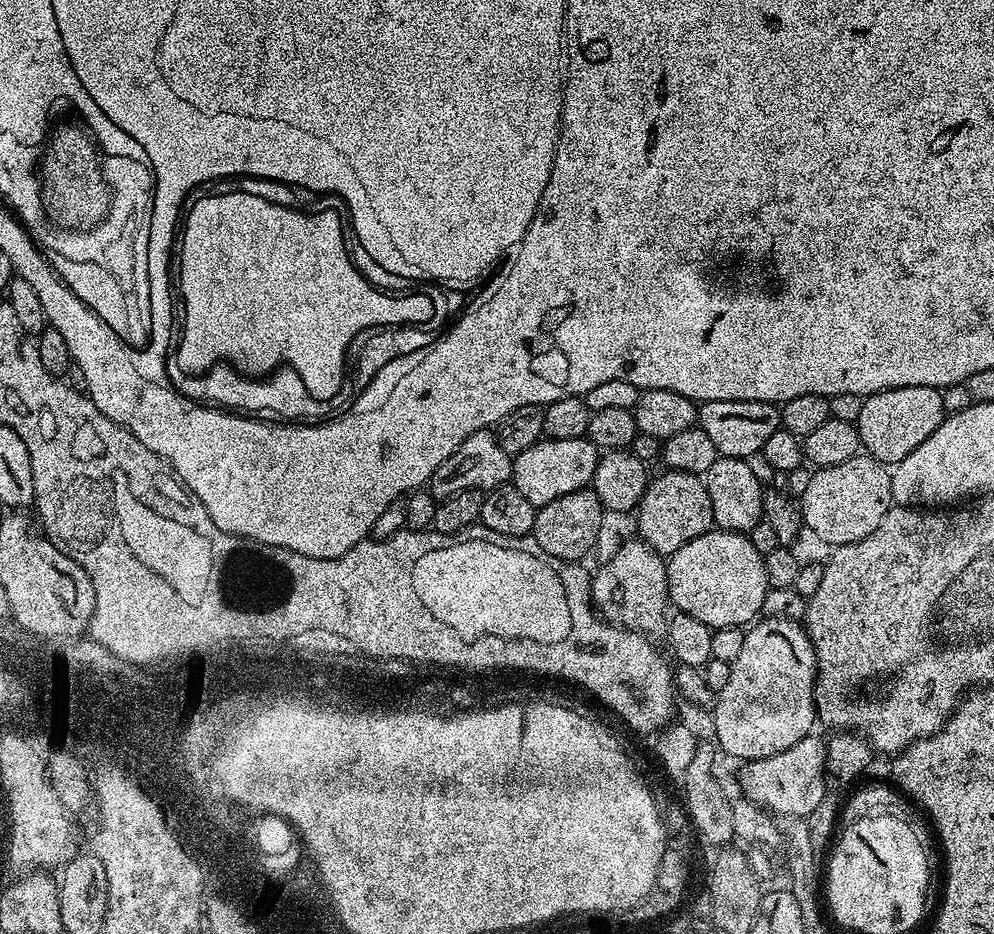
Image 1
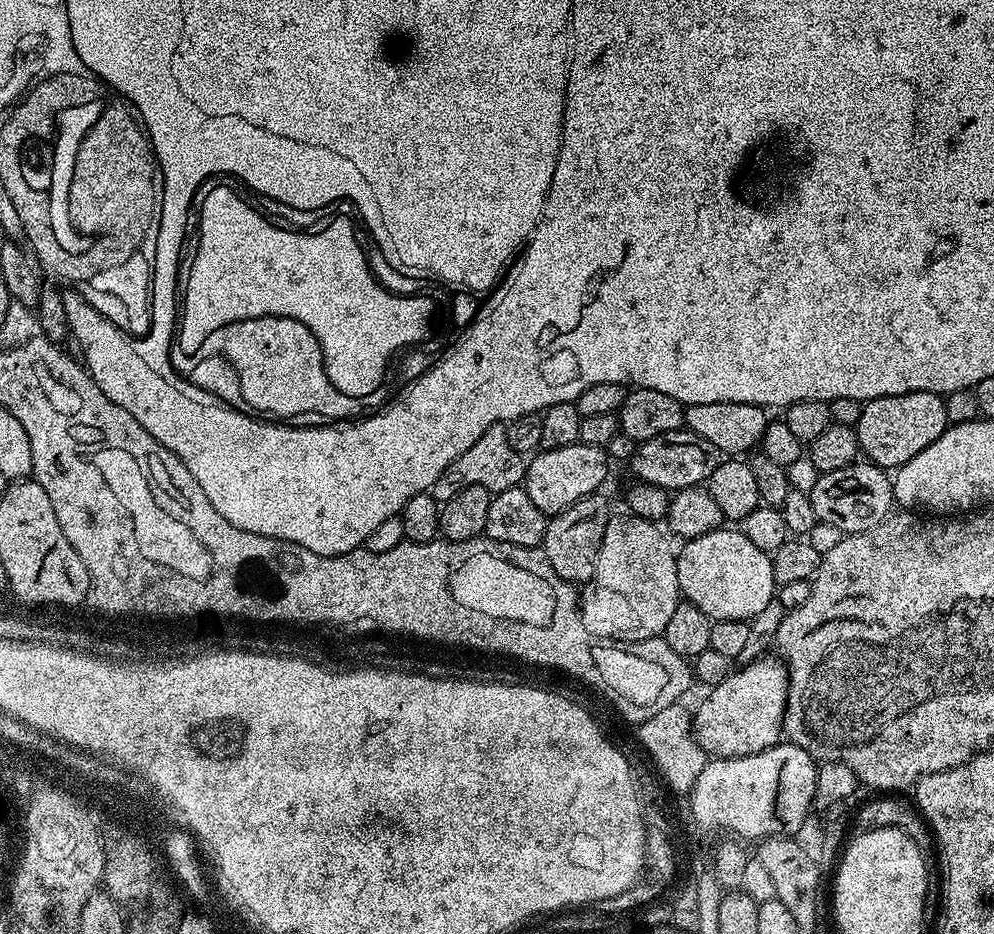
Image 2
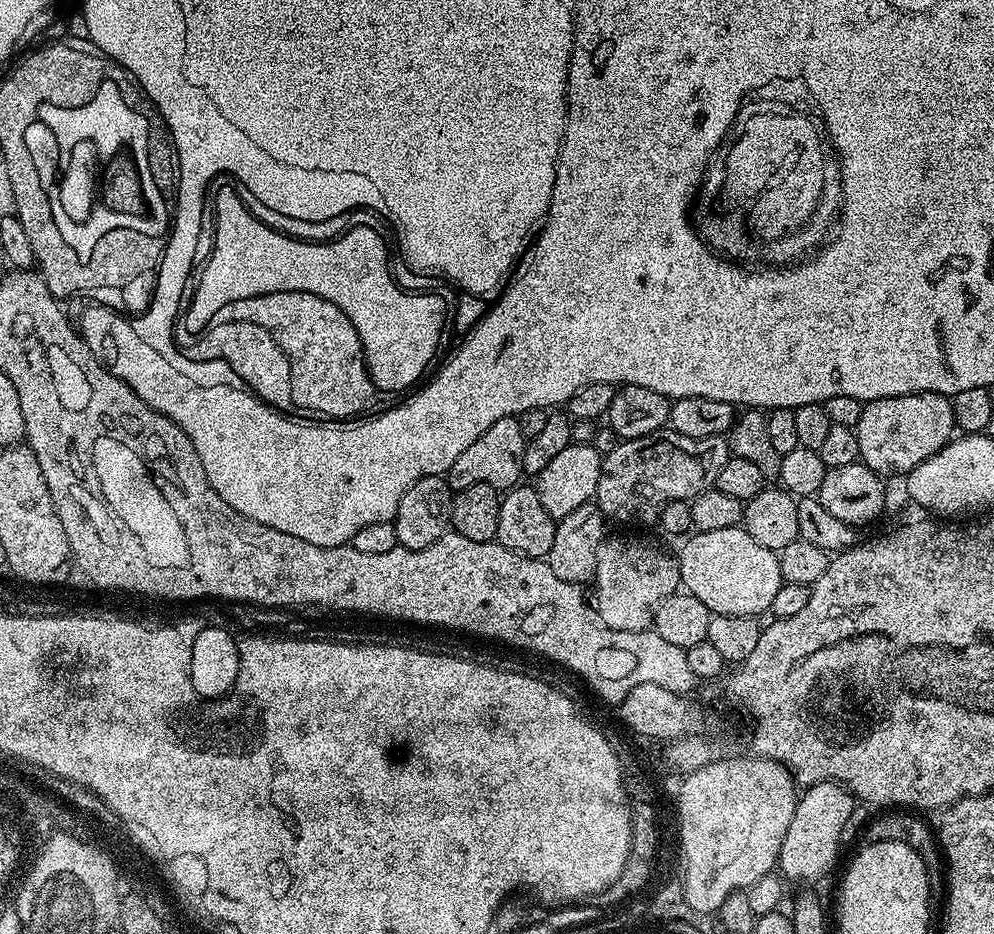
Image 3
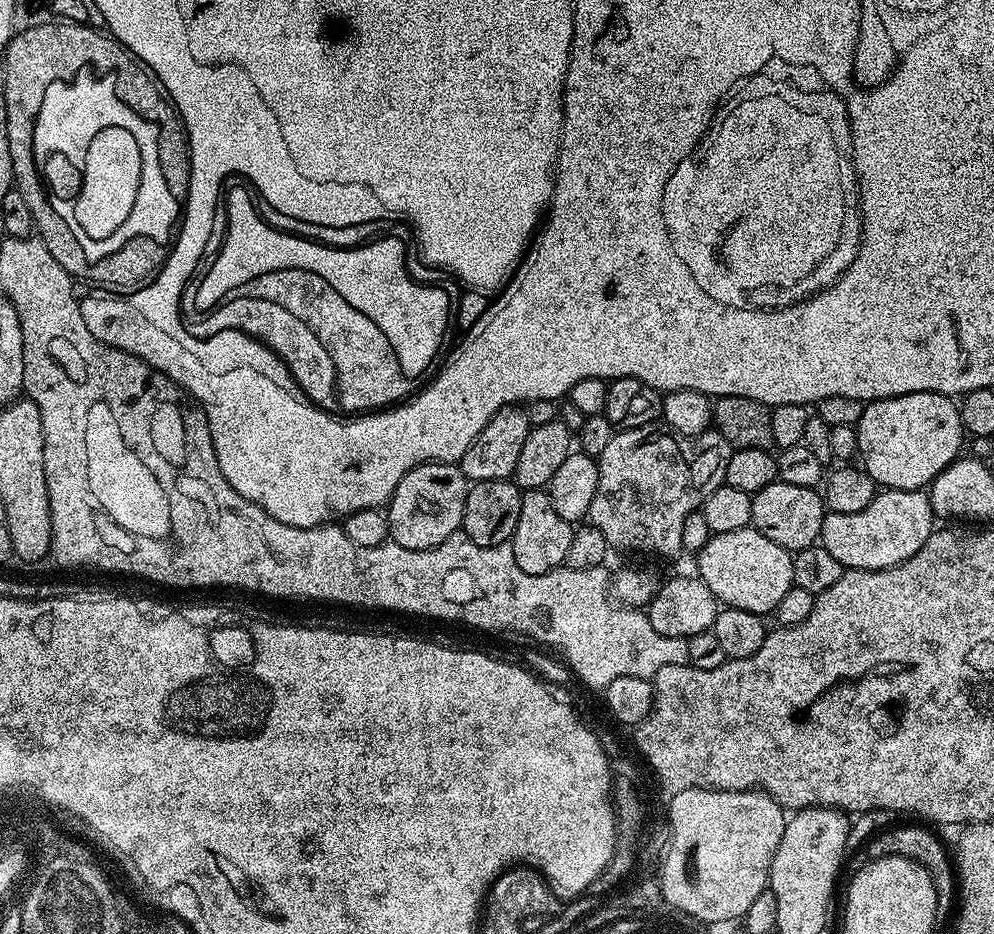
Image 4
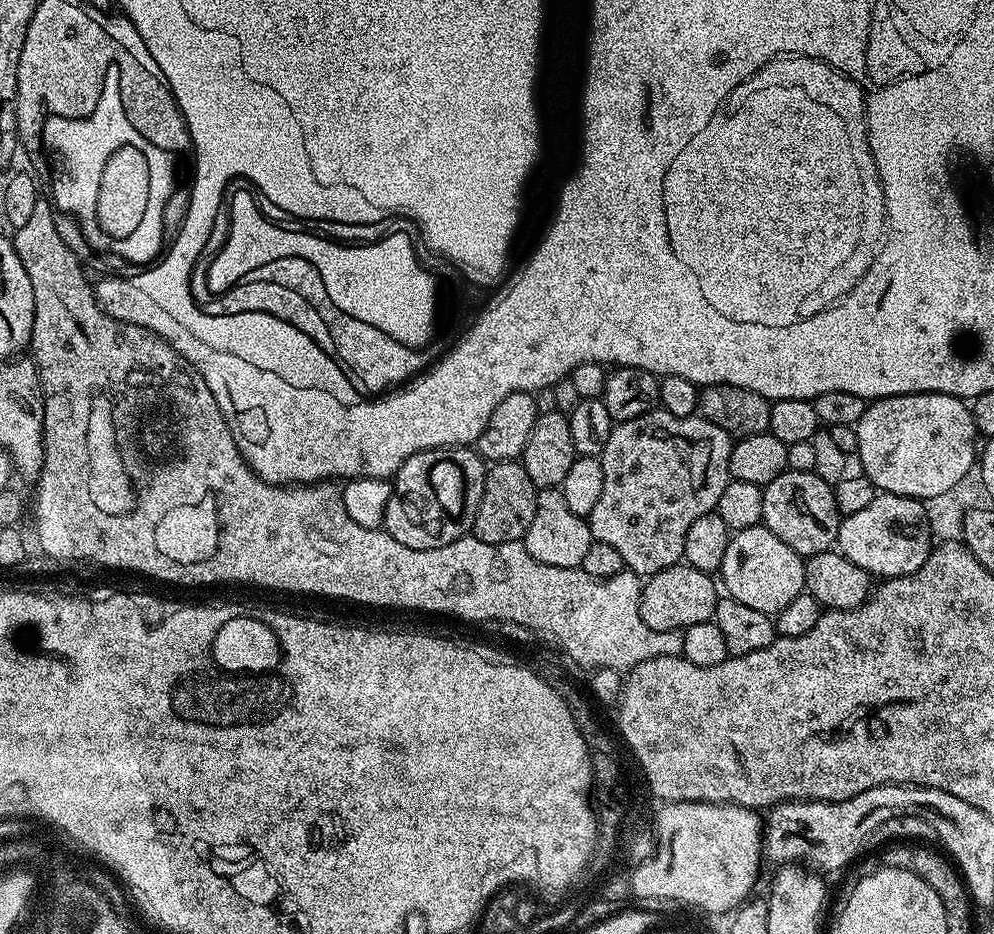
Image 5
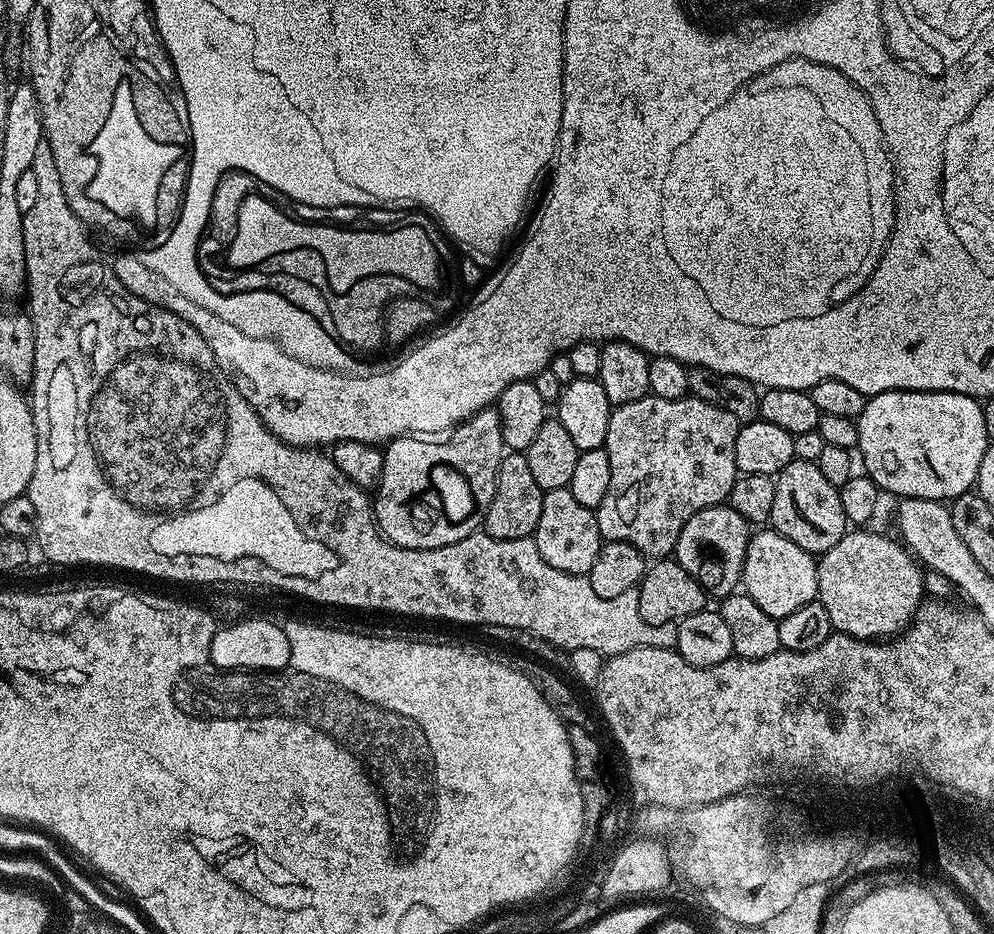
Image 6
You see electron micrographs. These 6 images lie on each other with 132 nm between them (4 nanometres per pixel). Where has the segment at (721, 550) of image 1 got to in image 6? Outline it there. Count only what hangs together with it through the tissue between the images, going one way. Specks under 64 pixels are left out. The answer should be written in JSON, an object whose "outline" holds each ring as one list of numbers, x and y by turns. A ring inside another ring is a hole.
{"outline":[[756,530,749,535,746,546,746,562,742,577,743,591,748,593,766,614,781,620,786,614,794,614,798,606,806,606,817,599,818,570,817,557,802,550,802,546,790,542,783,534,775,530]]}

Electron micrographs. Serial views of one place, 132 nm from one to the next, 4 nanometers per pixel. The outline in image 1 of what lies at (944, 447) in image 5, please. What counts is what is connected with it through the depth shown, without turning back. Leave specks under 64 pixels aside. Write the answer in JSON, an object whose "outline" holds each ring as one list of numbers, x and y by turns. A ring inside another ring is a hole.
{"outline":[[902,386,887,388,865,396,862,414,858,414,855,426,860,443,867,455,873,456,885,466,895,466,906,454,910,454,943,422,946,413,942,406,942,391,930,386]]}

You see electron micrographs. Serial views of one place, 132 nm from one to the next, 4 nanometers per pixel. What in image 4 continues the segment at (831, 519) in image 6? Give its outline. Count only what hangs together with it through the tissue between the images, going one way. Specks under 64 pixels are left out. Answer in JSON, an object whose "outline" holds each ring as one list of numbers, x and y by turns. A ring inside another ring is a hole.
{"outline":[[776,479,773,484,758,490,752,497,752,523,770,542,778,542,790,553,801,552,819,541,826,513,824,497,815,488,790,486,790,482]]}

